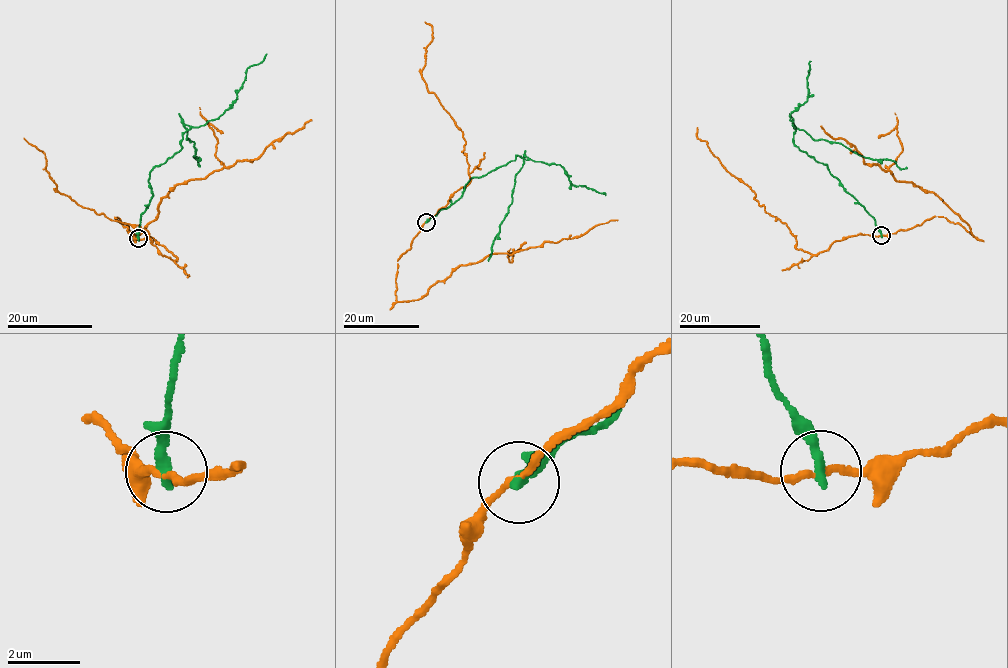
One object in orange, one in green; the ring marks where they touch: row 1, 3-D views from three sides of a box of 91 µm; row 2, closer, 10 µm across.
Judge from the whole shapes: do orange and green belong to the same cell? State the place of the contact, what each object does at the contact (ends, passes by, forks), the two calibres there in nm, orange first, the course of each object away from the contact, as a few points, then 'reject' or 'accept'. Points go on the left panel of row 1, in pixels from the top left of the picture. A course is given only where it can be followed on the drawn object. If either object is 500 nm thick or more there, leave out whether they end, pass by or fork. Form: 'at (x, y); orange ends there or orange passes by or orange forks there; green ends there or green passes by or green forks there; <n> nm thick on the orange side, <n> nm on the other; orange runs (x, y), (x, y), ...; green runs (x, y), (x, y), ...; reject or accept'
at (138, 238); orange passes by; green ends there; 180 nm thick on the orange side, 320 nm on the other; orange runs (137, 238), (115, 217), (136, 234), (154, 221), (159, 202), (177, 185), (256, 159), (273, 142), (311, 120); green runs (138, 238), (140, 215), (153, 194), (150, 171), (182, 147), (187, 125), (186, 139), (194, 142), (198, 164); reject

